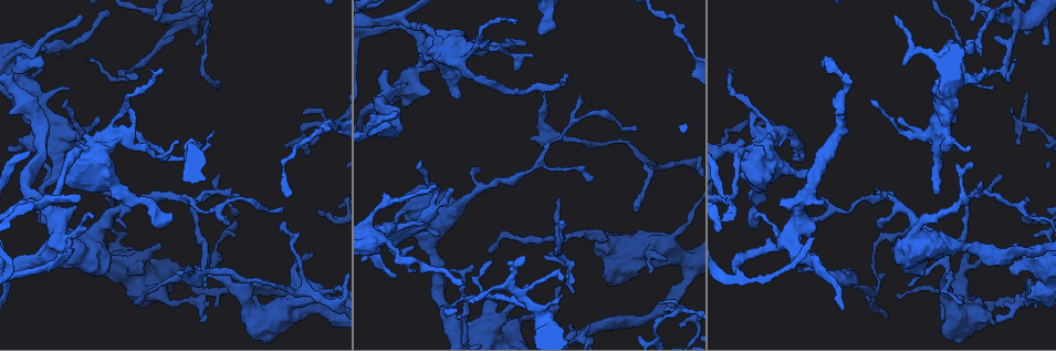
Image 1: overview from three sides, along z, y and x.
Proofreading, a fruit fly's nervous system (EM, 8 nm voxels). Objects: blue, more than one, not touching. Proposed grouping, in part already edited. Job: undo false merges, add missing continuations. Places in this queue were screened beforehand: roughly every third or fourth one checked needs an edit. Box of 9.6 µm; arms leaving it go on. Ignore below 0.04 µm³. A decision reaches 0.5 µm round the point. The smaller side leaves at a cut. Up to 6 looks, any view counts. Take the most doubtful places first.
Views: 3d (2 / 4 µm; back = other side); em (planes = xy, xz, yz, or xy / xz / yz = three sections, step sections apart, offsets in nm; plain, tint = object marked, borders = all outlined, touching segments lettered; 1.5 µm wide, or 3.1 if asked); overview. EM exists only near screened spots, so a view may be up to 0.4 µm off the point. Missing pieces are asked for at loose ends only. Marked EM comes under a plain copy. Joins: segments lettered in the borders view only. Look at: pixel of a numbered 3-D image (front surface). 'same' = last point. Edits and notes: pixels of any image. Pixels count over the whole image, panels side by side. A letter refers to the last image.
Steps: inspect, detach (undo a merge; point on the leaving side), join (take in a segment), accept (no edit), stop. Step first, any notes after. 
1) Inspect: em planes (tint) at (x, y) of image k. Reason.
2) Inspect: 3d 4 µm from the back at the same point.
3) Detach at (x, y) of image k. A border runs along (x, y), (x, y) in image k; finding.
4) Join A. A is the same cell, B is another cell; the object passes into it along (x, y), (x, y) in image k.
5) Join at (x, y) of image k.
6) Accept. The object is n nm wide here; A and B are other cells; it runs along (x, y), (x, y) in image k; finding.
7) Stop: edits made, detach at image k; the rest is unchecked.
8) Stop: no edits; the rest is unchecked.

Inspect: em planes (borders) at (423, 26) of image 1.

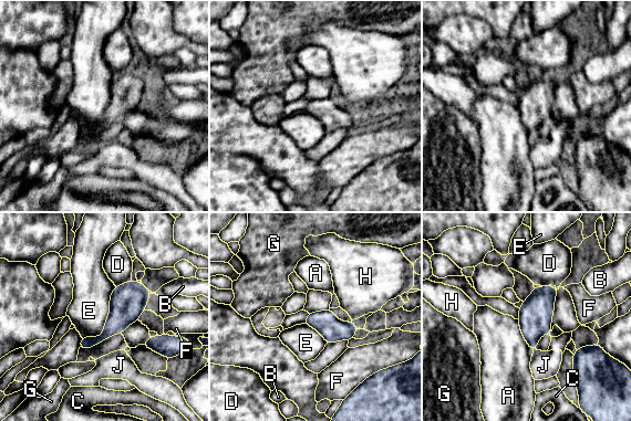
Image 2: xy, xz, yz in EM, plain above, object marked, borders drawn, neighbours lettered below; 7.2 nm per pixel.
Accept. The longest contact is with E, 460 nm; A, B, C, D, E, F, G, H and J are other cells; a border runs along (115, 286), (103, 332), (82, 338) in image 2; all the same neuron.

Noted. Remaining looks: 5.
Inspect: em planes (borders) at (780, 201) of image 1.

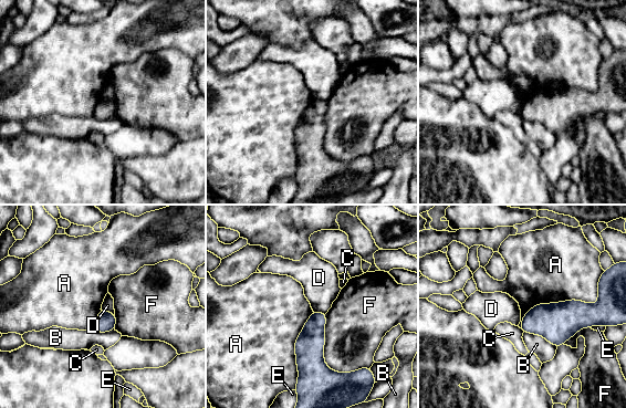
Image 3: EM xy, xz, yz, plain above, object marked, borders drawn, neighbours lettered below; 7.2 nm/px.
Accept. The longest contact is with A, 650 nm; A, B, C, D, E and F are other cells; no lettered segment goes on from it.

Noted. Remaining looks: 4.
Inspect: 3d 2 µm from the back at (804, 172) of image 1. Free end.

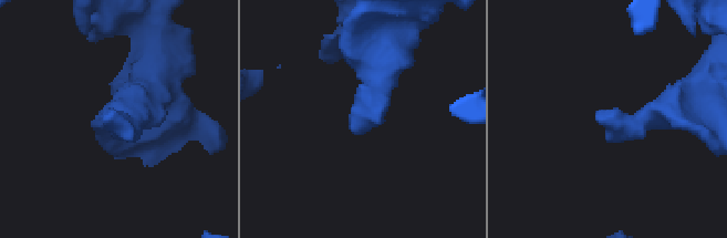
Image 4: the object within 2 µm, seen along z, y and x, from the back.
Inspect: em planes (borders) at (596, 120) of image 4.

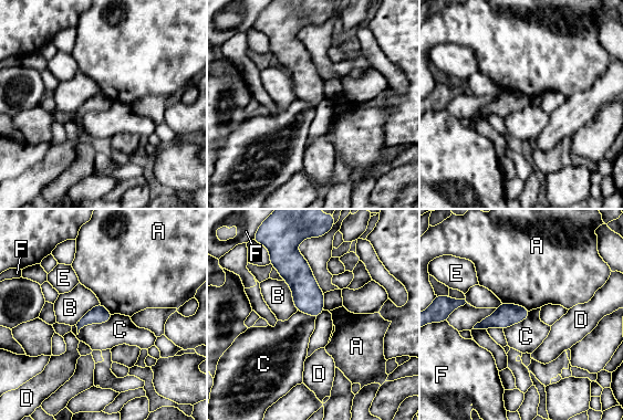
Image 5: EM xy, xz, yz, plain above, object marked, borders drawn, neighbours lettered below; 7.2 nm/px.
Accept. A, B, C, D, E and F are other cells; a border runs along (112, 315), (76, 334) in image 5; none of them fits.

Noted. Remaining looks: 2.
Stop: no edits; the rest is unchecked.

